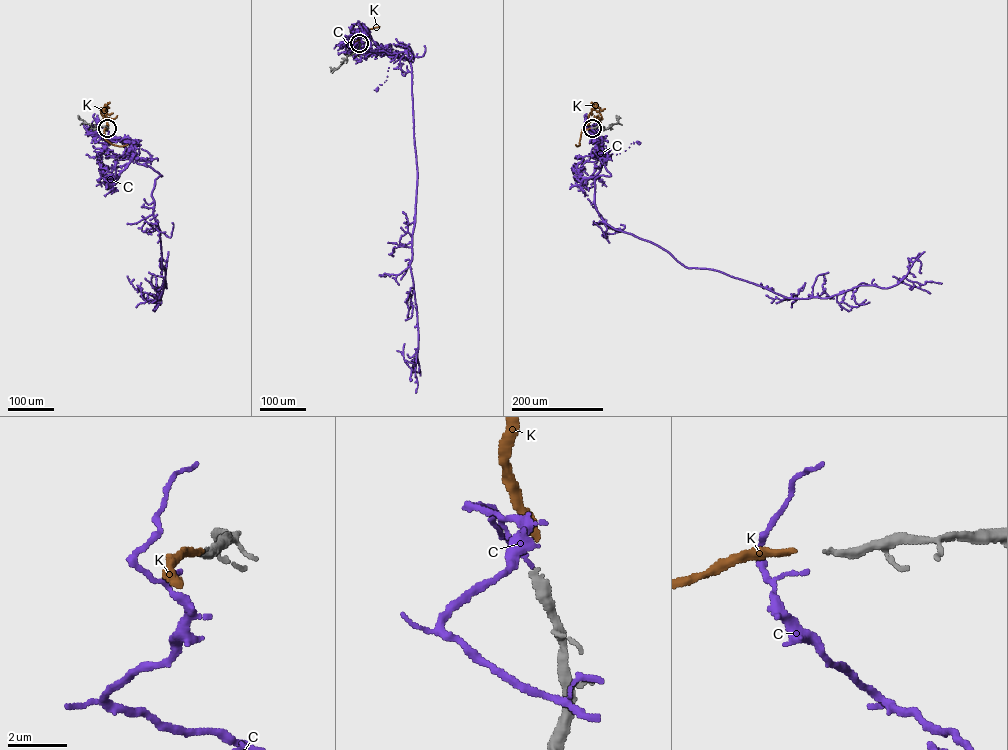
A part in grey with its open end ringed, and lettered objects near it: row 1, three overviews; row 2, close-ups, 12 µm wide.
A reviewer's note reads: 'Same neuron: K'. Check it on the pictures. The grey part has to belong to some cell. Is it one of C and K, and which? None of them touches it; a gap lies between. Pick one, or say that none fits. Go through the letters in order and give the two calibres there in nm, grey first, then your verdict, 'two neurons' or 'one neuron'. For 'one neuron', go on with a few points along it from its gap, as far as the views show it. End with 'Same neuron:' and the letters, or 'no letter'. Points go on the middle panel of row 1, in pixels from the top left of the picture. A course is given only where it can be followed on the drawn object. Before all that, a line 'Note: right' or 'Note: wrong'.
Note: right
C: 260 nm thick on the grey side, 130 nm on the other; two neurons
K: 260 nm thick on the grey side, 260 nm on the other; one neuron; it runs (359, 42), (359, 34), (355, 44), (359, 56)
Same neuron: K

